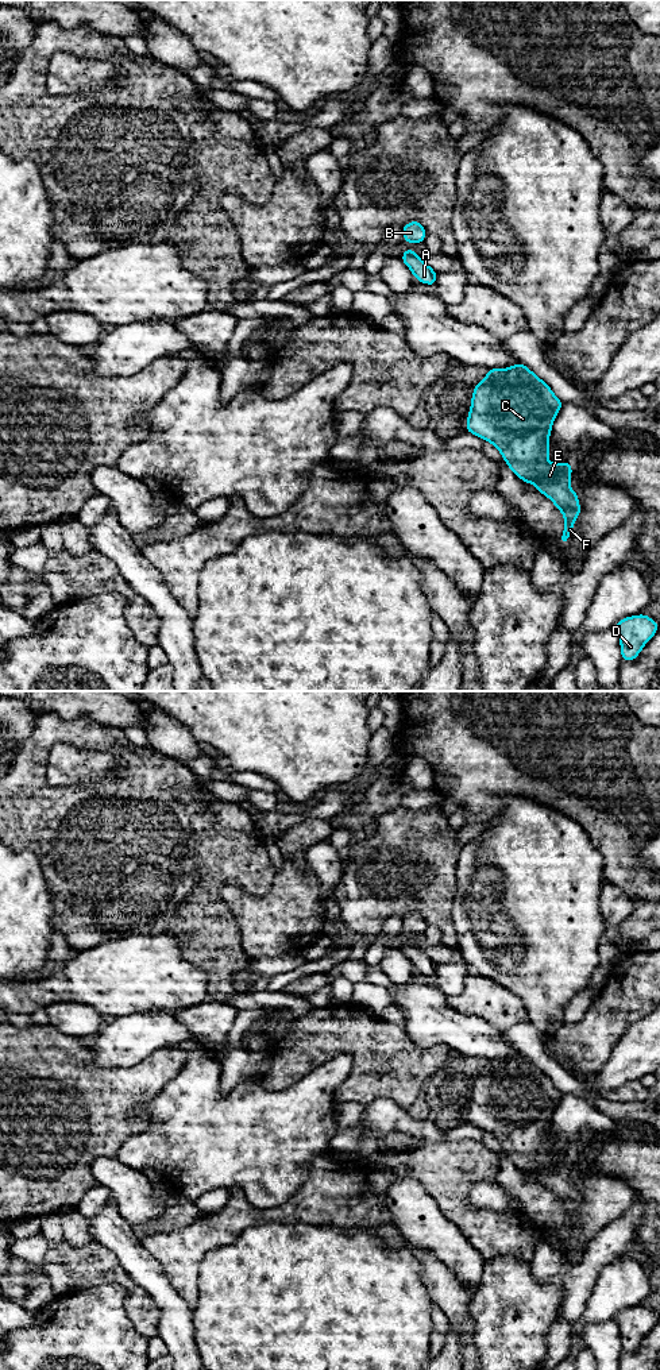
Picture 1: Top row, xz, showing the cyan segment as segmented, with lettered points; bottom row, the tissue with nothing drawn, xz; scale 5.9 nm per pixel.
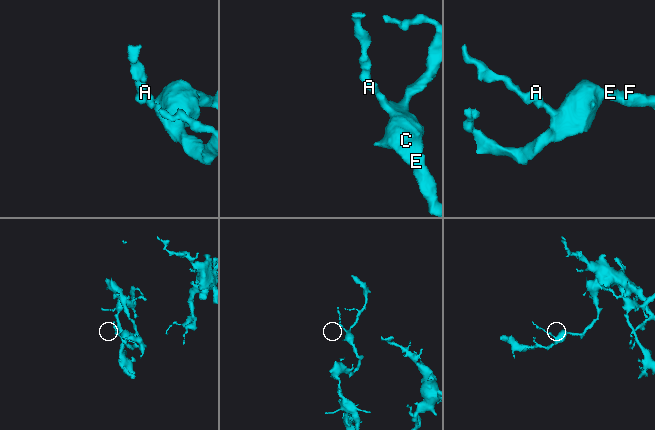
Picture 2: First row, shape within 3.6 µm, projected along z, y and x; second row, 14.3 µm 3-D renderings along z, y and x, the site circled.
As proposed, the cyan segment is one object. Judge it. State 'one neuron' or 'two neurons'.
one neuron

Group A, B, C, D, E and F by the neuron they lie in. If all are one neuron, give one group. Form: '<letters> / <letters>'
A B C D E F

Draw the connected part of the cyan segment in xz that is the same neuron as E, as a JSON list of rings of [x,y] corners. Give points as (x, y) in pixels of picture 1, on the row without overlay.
[[[521,1053],[507,1060],[489,1060],[486,1069],[474,1078],[466,1123],[495,1136],[516,1168],[534,1176],[539,1184],[553,1193],[563,1204],[566,1219],[561,1231],[567,1232],[582,1203],[578,1184],[570,1177],[572,1155],[553,1155],[547,1150],[552,1115],[563,1095],[552,1080]]]

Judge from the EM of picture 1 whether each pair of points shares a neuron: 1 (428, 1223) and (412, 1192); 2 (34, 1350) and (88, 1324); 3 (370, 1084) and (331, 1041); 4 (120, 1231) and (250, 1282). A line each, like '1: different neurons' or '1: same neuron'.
1: same neuron
2: same neuron
3: same neuron
4: different neurons

